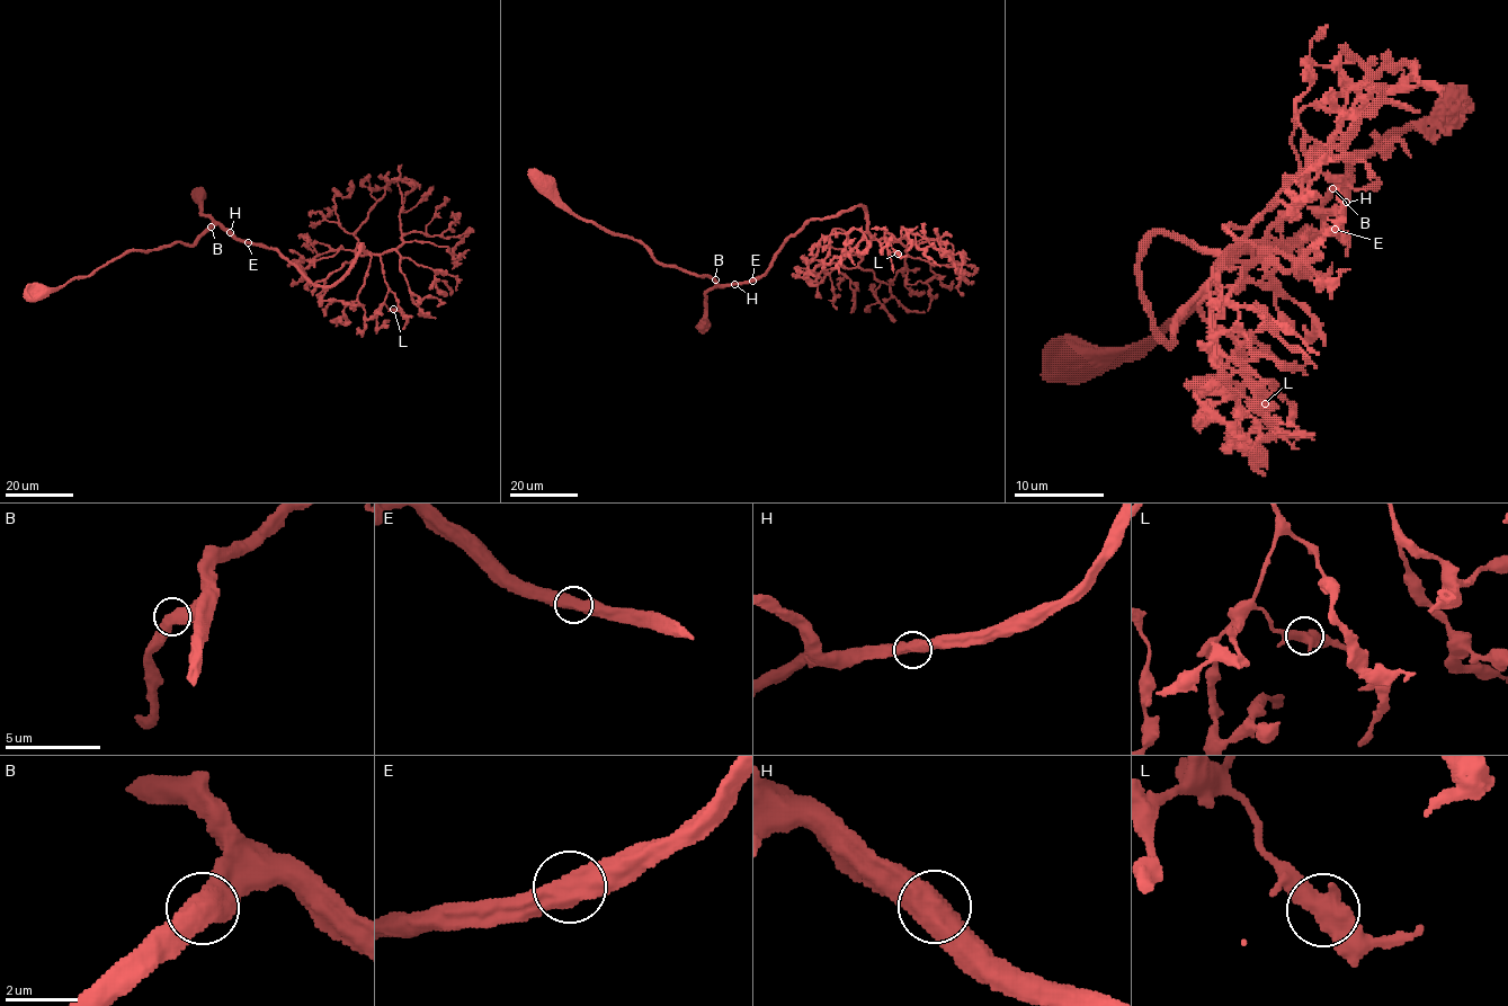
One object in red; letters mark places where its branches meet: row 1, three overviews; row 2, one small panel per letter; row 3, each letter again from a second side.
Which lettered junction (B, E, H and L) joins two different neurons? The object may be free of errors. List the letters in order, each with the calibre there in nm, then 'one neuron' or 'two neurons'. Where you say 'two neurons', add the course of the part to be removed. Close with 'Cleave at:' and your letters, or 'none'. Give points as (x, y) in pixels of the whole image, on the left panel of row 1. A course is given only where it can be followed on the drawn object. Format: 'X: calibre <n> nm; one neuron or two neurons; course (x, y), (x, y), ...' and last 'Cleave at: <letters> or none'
B: calibre 600 nm; one neuron
E: calibre 600 nm; one neuron
H: calibre 600 nm; one neuron
L: calibre 550 nm; one neuron
Cleave at: none

